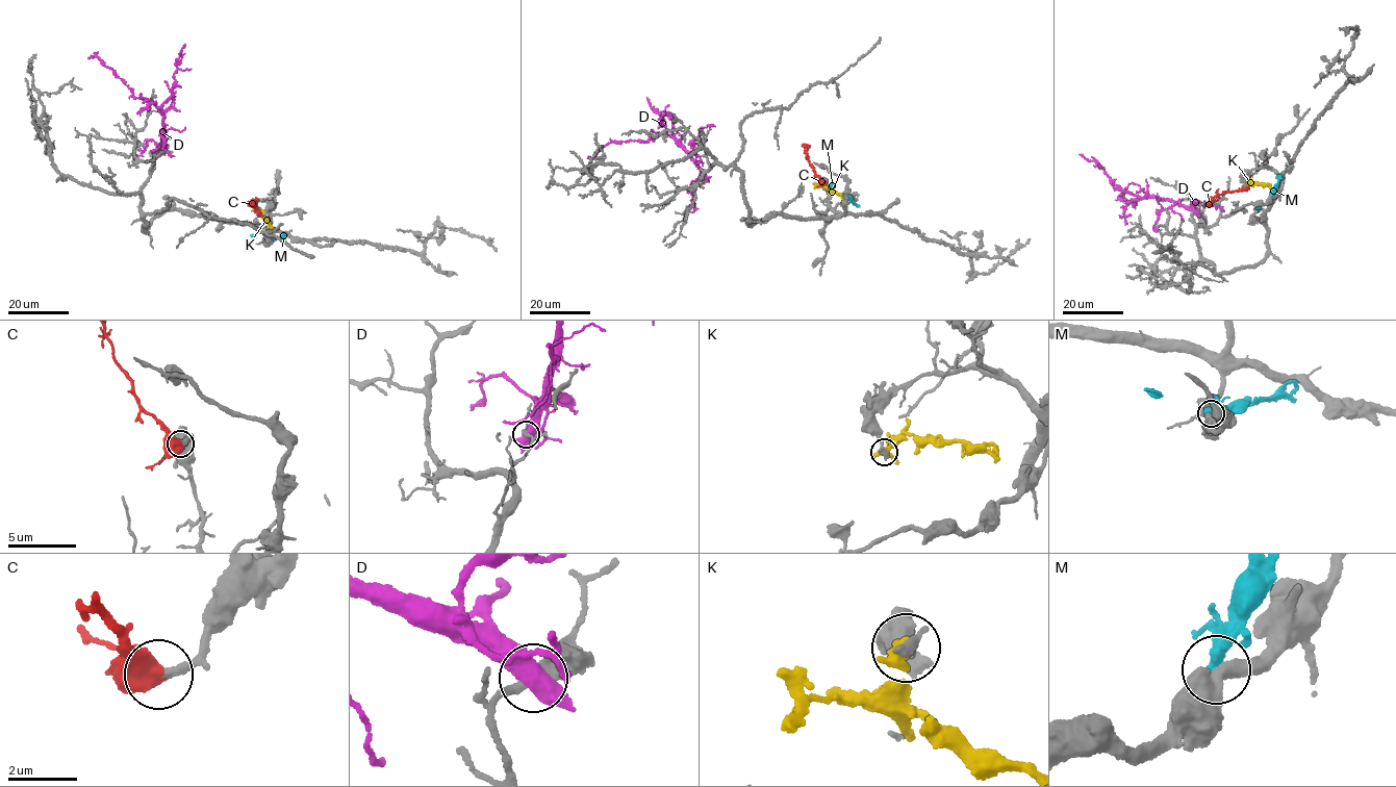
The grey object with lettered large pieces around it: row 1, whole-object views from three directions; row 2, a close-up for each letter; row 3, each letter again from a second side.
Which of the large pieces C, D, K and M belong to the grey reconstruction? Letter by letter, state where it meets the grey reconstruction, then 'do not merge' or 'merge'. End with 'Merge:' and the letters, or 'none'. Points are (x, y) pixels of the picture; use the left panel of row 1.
C: meets grey at (261, 214); merge
D: meets grey at (156, 153); do not merge
K: meets grey at (263, 213); do not merge
M: meets grey at (267, 240); do not merge
Merge: C

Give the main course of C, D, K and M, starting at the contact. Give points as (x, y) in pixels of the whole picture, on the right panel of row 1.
C: (1246, 187), (1223, 192), (1207, 204)
D: (1196, 213), (1167, 200), (1142, 198), (1133, 201), (1134, 204), (1118, 198), (1130, 183)
K: (1245, 186), (1252, 181), (1271, 187)
M: (1271, 197), (1279, 175)

